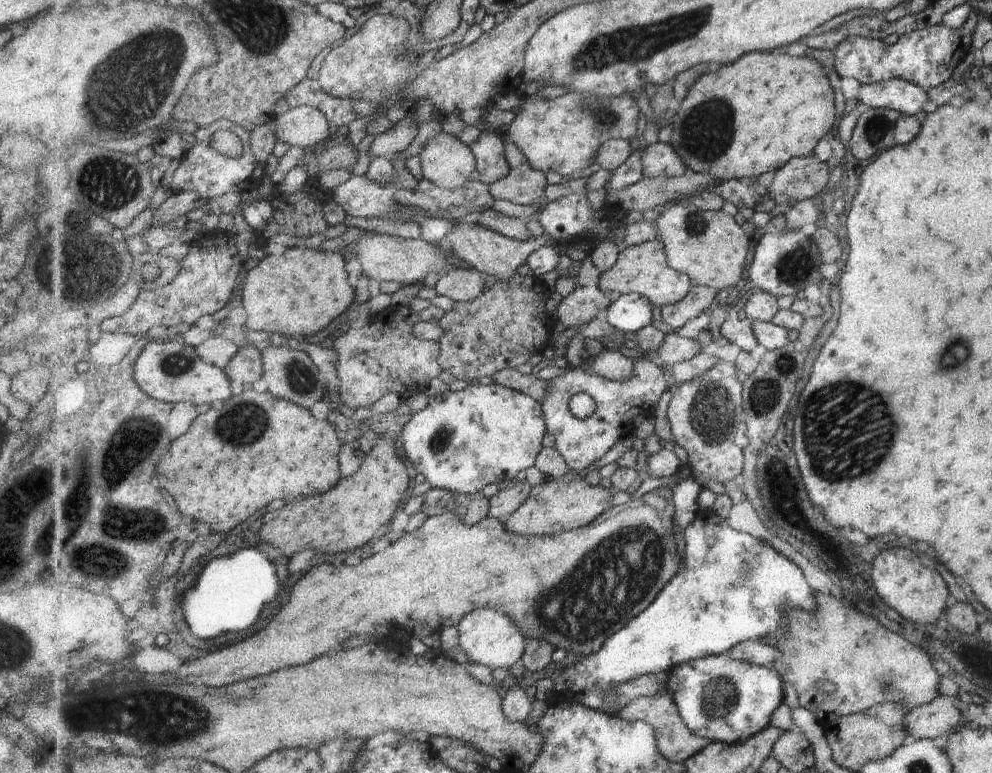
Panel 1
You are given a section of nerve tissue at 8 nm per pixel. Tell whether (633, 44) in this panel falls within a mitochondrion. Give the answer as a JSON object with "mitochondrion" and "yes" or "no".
{"mitochondrion":"yes"}

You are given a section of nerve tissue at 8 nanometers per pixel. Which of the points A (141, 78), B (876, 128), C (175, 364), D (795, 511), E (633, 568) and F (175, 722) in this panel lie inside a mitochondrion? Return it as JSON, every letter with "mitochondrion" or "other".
{"A":"mitochondrion","B":"mitochondrion","C":"mitochondrion","D":"other","E":"mitochondrion","F":"mitochondrion"}

